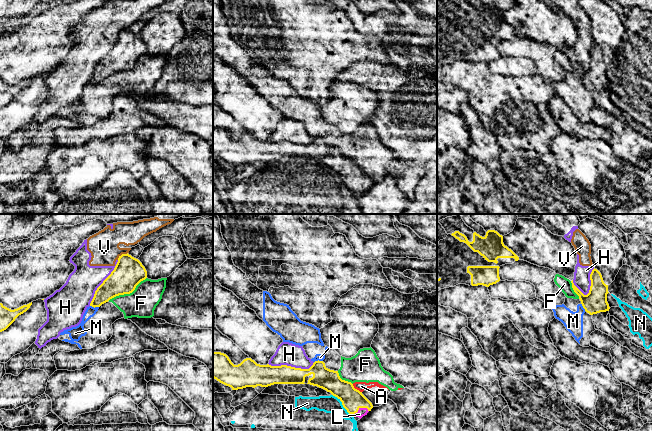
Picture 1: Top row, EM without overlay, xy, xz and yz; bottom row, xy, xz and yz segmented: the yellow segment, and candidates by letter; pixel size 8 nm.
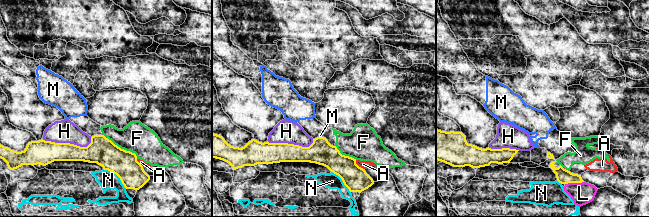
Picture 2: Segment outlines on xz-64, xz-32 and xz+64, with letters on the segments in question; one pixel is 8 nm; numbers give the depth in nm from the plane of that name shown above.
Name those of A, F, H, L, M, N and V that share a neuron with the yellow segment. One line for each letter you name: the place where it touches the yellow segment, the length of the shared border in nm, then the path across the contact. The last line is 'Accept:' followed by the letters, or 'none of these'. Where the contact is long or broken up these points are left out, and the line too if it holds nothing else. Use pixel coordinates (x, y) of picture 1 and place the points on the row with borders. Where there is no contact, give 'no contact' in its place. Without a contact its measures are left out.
L: contact xz (358, 409); length 150 nm; way xz (352, 399), (358, 409), (361, 412)
Accept: L

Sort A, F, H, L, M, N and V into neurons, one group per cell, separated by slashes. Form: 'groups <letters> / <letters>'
groups A F M / H V / L / N

